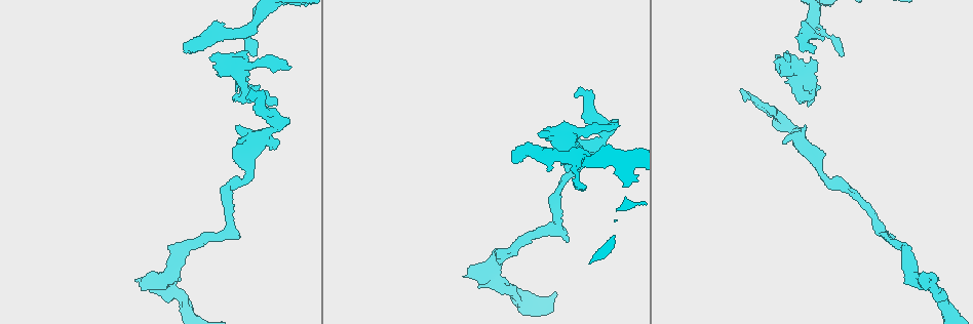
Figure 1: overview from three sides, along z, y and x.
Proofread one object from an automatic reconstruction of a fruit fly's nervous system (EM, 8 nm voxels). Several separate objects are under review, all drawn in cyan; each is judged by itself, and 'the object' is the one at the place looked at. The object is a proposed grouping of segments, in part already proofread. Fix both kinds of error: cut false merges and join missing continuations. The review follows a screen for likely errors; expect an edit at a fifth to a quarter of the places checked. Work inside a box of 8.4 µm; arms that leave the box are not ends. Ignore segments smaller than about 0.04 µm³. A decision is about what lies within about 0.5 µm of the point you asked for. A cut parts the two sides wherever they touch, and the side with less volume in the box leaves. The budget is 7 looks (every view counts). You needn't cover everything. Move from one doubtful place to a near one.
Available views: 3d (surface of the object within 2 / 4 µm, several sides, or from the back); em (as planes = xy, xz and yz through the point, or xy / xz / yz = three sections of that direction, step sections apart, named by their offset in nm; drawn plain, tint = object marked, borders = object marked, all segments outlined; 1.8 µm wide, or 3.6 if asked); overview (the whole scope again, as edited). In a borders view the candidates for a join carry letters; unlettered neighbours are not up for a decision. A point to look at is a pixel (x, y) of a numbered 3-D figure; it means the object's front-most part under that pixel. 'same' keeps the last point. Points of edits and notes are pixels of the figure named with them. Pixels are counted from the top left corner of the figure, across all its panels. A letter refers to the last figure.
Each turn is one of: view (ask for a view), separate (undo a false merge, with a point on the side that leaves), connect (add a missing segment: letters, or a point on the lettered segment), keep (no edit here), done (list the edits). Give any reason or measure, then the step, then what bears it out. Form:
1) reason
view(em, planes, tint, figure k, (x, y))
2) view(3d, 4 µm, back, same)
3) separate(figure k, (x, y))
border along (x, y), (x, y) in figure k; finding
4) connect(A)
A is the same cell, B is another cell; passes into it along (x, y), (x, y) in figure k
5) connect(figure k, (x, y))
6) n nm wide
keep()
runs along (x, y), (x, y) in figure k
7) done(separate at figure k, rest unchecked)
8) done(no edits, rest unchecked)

free end
view(3d, 4 µm, figure 1, (615, 122))

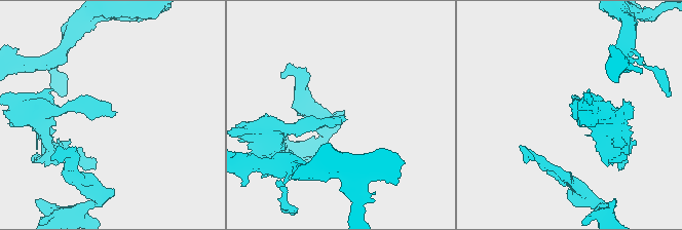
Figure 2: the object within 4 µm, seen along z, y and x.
need the tissue
view(em, planes, borders, figure 2, (114, 113))

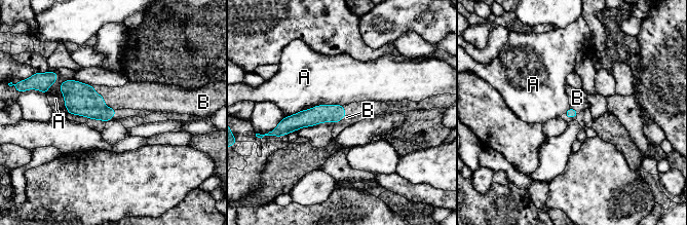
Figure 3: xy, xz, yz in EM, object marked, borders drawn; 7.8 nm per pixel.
connect(B)
B is the same cell, A is another cell; passes into it along (80, 99), (102, 97), (134, 96) in figure 3; the neuron continues

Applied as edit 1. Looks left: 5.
view(overview)

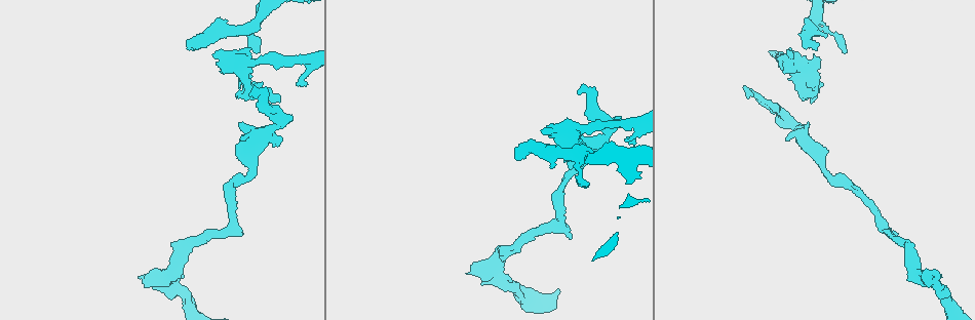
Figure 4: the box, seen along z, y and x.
free end
view(3d, 4 µm, back, figure 4, (188, 42))

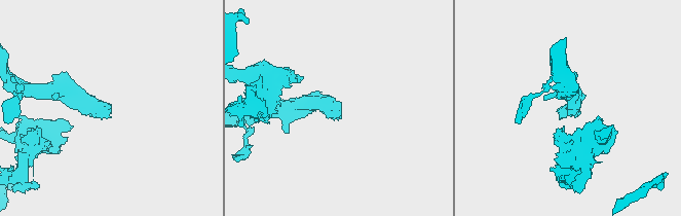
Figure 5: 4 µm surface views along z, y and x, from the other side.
shape alone is not enough
view(em, planes, plain, figure 5, (339, 117))

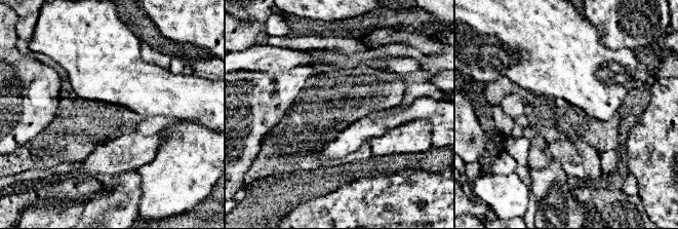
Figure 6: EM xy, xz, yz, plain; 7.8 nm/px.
what lies round it
view(em, planes, borders, same)

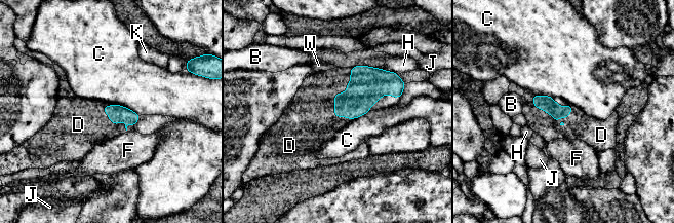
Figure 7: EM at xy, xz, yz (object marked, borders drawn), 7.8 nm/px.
connect(D)
D is the same cell, B, C, F, H, J, K and W are other cells; passes into it along (366, 83), (341, 93), (313, 108) in figure 7; it goes on there

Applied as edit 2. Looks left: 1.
done(connect at figure 3, connect at figure 7, rest unchecked)

